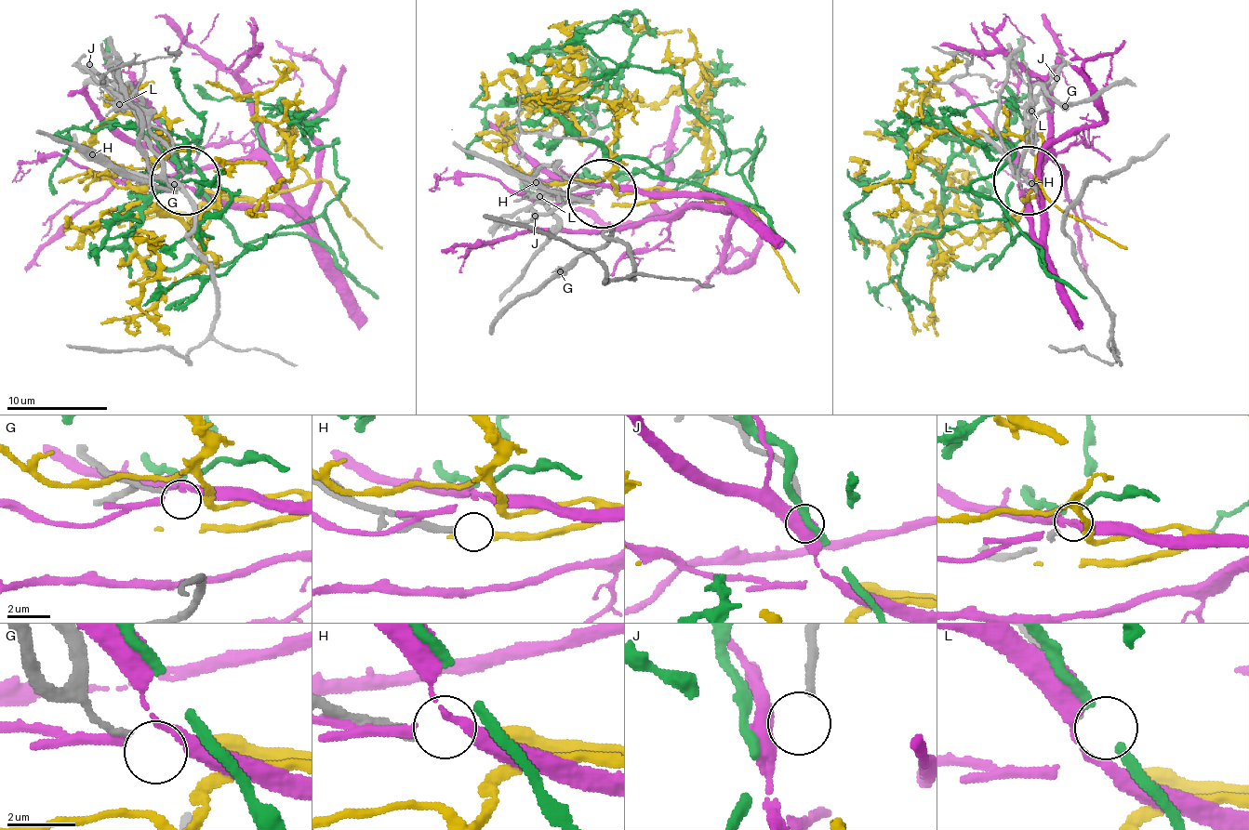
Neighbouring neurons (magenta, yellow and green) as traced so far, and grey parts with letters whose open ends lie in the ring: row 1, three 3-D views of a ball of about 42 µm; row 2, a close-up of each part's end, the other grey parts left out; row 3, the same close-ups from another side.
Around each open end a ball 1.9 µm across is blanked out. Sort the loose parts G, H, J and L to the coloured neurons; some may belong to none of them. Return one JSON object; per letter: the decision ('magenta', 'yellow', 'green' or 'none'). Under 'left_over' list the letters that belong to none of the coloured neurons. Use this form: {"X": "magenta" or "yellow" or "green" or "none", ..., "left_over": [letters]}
{"G": "none", "H": "yellow", "J": "none", "L": "none", "left_over": ["G", "J", "L"]}

